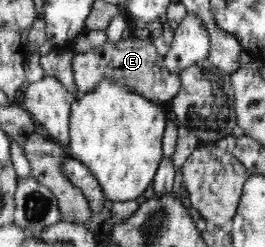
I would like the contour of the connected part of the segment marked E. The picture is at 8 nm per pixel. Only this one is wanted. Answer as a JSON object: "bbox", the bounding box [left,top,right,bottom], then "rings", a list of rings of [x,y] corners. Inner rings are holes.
{"bbox":[73,37,180,104],"rings":[[[123,37],[117,43],[105,41],[97,50],[87,53],[75,53],[73,61],[73,79],[79,94],[91,93],[103,79],[114,79],[135,93],[159,104],[176,96],[180,86],[178,73],[171,73],[164,64],[162,56],[150,39],[140,40],[136,37]]]}

